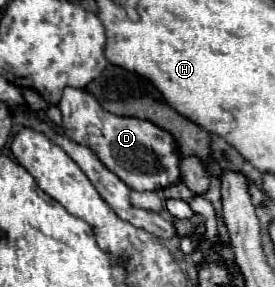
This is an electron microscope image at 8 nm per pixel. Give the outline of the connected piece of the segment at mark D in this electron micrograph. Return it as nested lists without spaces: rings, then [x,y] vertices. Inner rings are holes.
[[[67,87],[59,101],[59,109],[63,115],[63,133],[71,141],[93,149],[103,165],[107,165],[107,169],[111,169],[129,189],[159,191],[179,183],[181,155],[177,141],[171,137],[169,131],[151,125],[151,121],[107,113],[85,89]]]

